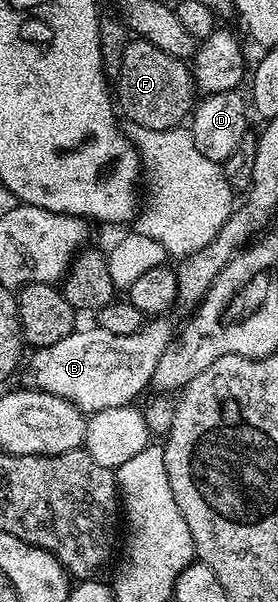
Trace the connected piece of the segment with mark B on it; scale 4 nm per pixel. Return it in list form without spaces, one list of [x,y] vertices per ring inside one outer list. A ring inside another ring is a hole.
[[[163,315],[156,316],[133,335],[113,335],[98,327],[80,328],[65,335],[61,343],[35,349],[31,357],[30,384],[65,398],[87,415],[109,407],[131,405],[134,397],[150,386],[157,359],[161,359],[165,347],[176,336],[176,326],[171,326],[167,319]]]

